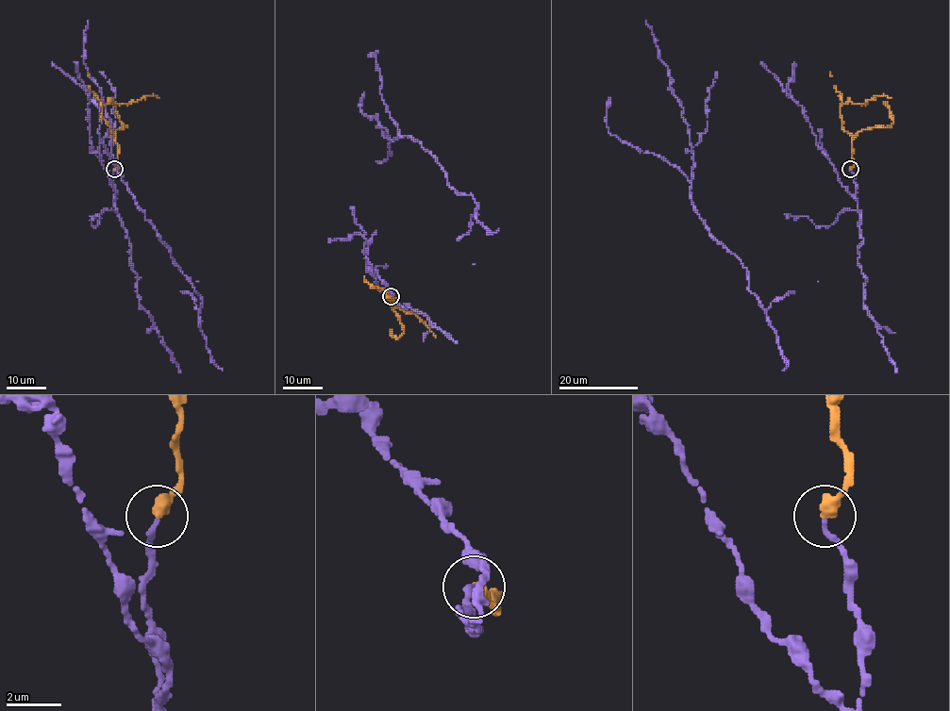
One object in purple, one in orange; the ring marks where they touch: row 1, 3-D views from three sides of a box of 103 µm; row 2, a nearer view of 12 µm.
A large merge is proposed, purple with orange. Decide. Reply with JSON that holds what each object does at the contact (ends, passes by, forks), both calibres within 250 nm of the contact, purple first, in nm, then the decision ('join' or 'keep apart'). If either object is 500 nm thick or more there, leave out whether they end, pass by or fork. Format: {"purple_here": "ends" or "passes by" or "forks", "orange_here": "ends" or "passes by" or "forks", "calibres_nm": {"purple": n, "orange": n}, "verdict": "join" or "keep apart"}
{"purple_here": "ends", "orange_here": "ends", "calibres_nm": {"purple": 200, "orange": 440}, "verdict": "join"}

